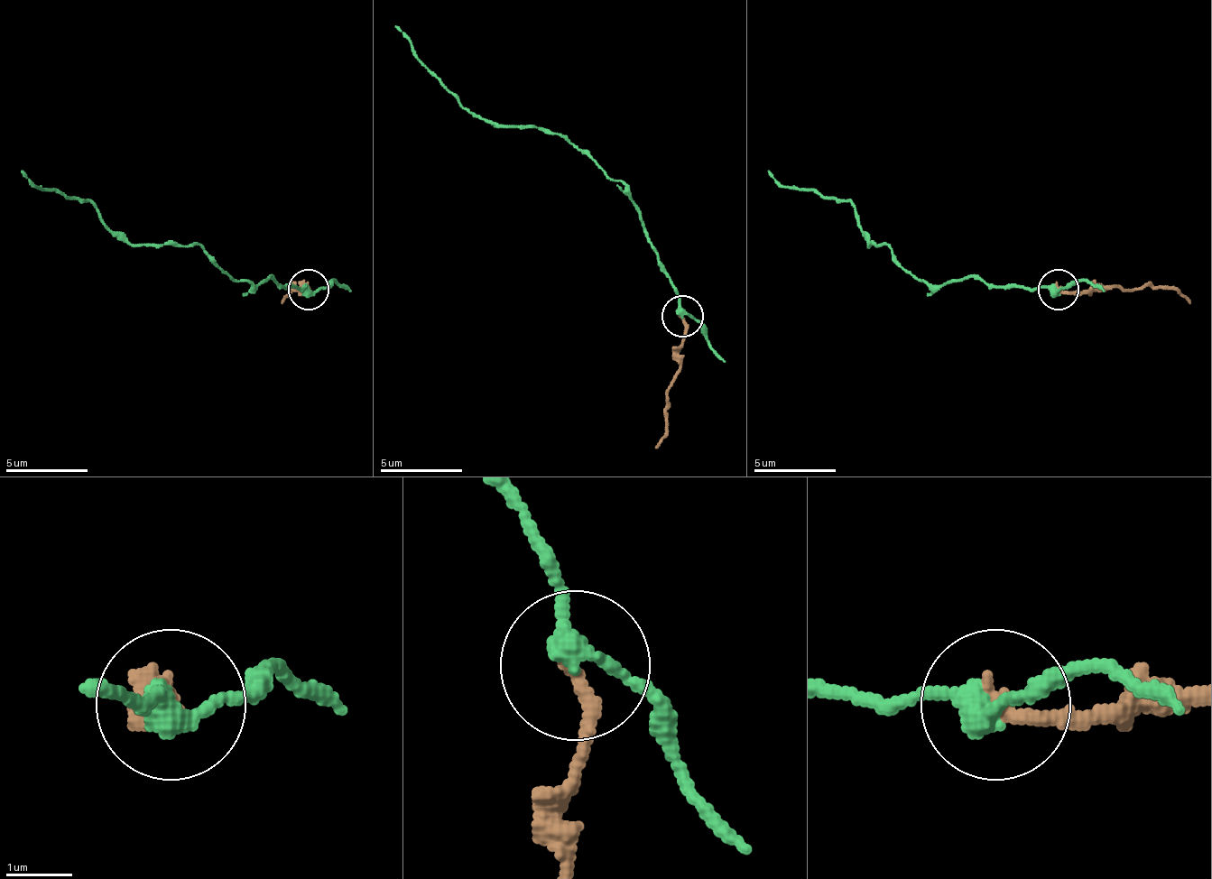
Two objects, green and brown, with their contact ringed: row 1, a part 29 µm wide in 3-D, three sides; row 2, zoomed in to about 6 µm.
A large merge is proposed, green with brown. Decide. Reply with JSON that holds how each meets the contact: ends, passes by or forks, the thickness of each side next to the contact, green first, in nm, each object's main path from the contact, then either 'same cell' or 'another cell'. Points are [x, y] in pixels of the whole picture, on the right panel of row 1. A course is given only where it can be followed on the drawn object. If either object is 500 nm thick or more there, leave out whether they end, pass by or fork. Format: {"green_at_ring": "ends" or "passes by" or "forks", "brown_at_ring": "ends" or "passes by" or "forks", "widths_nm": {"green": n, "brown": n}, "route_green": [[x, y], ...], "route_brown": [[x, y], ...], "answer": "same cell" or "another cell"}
{"green_at_ring": "passes by", "brown_at_ring": "ends", "widths_nm": {"green": 320, "brown": 240}, "route_green": [[1059, 291], [973, 278], [928, 286], [878, 245], [870, 245], [858, 212], [846, 200], [784, 188], [767, 171]], "route_brown": [[1059, 291], [1133, 291], [1174, 286], [1191, 302]], "answer": "another cell"}

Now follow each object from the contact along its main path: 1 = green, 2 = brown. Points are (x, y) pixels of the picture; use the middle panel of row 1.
1: (681, 317), (648, 231), (624, 186), (562, 136), (500, 128), (472, 115), (393, 25)
2: (681, 317), (685, 337), (669, 391), (669, 432), (657, 448)

